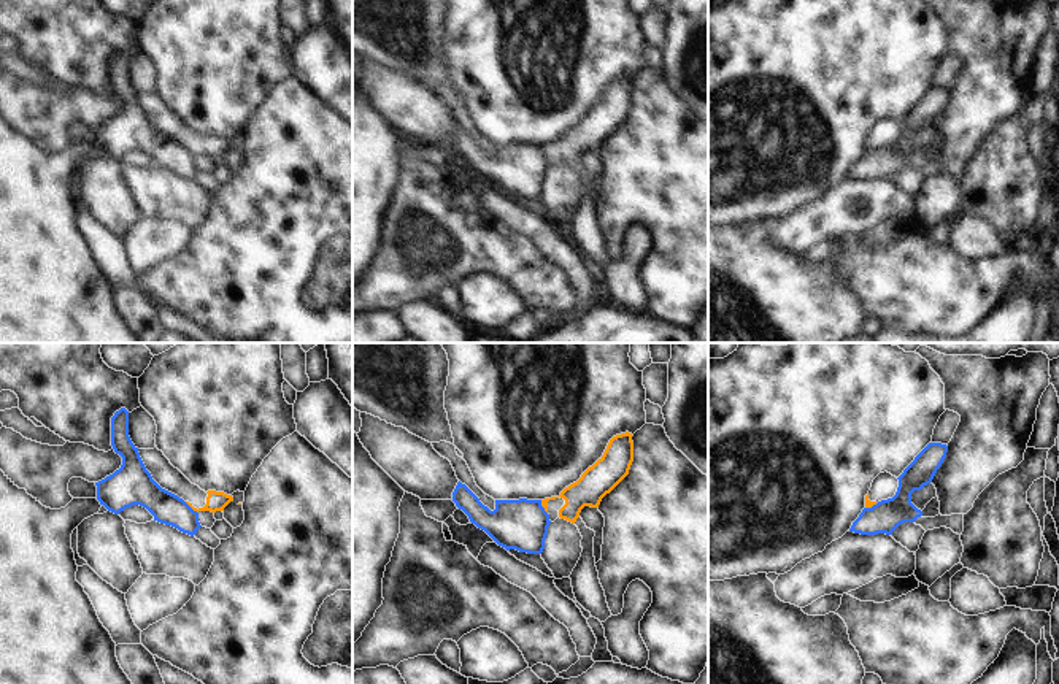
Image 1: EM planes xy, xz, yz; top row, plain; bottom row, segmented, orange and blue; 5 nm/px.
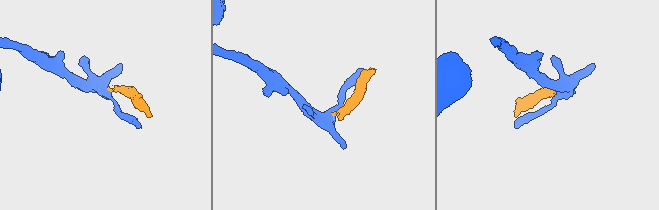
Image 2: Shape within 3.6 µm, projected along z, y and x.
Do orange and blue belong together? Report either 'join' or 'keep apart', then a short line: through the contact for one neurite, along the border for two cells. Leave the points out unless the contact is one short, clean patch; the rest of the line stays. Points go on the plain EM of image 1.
keep apart; line xy (184, 146), (197, 157)

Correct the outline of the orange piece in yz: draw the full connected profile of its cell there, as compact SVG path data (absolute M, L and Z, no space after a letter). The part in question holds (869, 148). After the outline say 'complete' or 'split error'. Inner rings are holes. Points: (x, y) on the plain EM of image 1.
M884 116L880 117L865 140L865 152L872 152L881 144L892 143L897 136L899 124L892 121L891 117Z; split error

